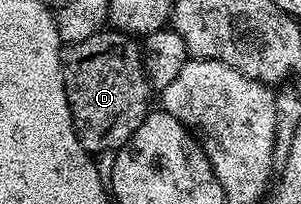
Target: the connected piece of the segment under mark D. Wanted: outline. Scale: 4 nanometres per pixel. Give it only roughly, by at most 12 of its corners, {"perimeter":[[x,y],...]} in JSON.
{"perimeter":[[104,28],[61,64],[79,144],[118,151],[151,113],[140,41]]}

